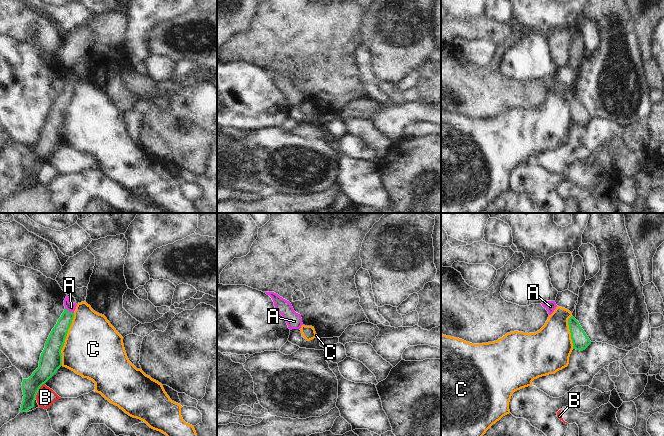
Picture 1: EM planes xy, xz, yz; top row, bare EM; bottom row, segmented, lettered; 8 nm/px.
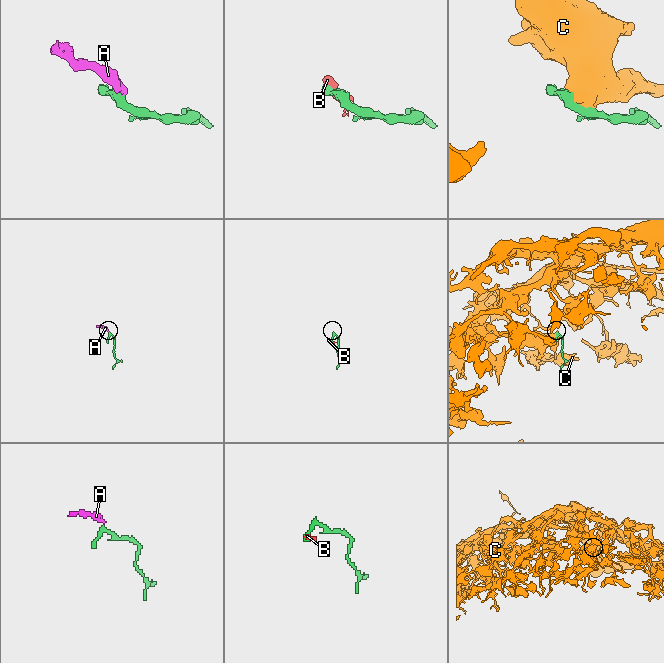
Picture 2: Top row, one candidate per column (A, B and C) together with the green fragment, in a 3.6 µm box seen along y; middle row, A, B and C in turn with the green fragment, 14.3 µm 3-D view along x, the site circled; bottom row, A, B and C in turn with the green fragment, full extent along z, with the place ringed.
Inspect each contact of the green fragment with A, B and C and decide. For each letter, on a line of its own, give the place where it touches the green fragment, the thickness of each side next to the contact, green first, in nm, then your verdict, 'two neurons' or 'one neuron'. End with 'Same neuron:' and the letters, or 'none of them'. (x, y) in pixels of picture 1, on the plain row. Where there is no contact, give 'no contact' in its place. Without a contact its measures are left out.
A: contact xy (69, 88); calibres 140 and 70 nm; one neuron
B: contact xy (38, 166); calibres 170 and 150 nm; two neurons
C: contact xy (65, 114); calibres 180 and 480 nm; two neurons
Same neuron: A

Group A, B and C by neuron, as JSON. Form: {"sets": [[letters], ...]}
{"sets": [["A"], ["B"], ["C"]]}

